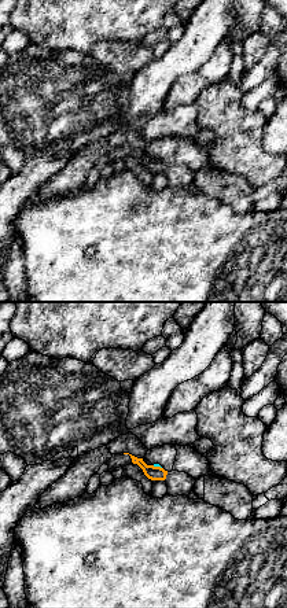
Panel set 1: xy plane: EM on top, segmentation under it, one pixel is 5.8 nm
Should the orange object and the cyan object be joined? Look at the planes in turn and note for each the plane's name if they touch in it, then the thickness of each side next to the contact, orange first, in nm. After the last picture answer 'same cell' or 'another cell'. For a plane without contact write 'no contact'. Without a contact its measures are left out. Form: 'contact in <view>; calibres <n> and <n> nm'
contact in xy; calibres 80 and 20 nm

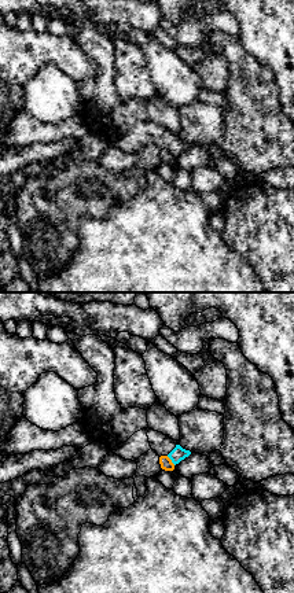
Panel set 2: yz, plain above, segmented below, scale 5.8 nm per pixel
contact in yz; calibres 70 and 80 nm

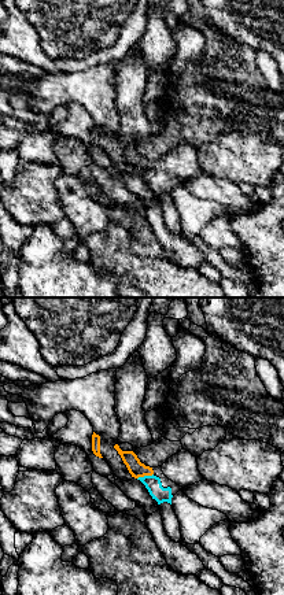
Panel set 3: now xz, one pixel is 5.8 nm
contact in xz; calibres 90 and 90 nm

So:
another cell

